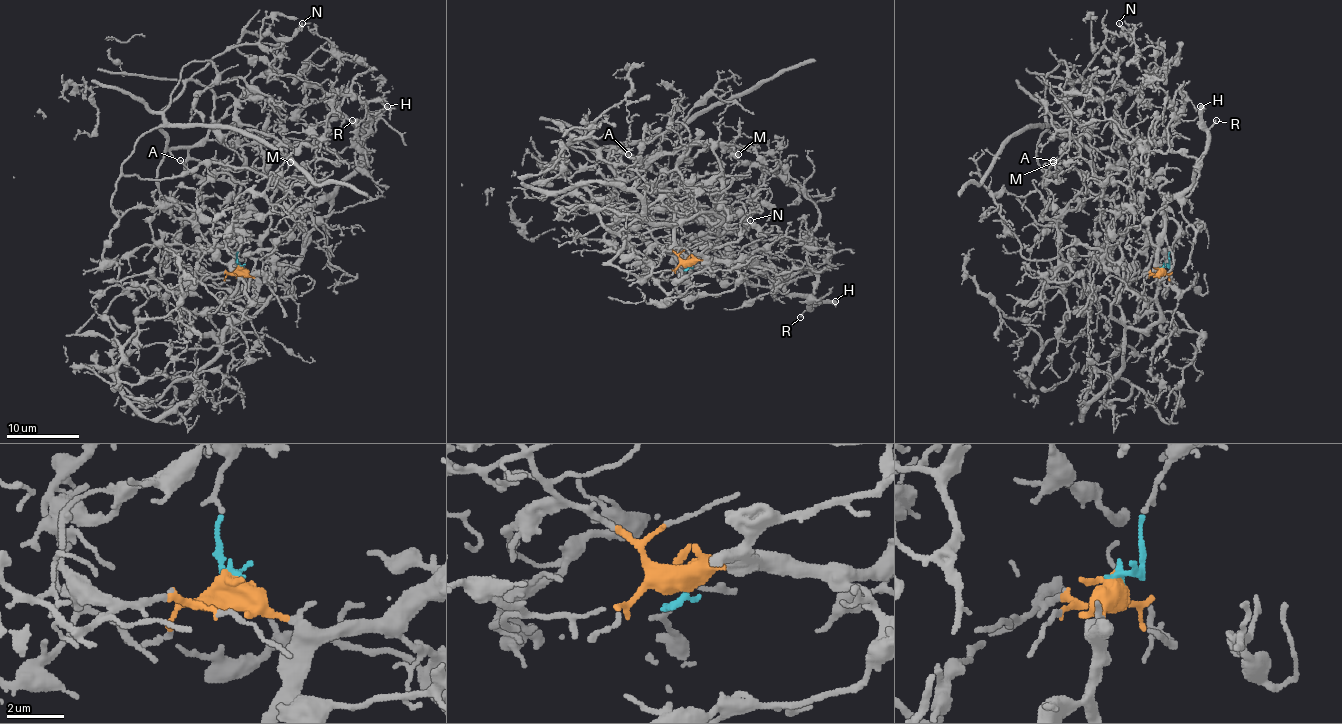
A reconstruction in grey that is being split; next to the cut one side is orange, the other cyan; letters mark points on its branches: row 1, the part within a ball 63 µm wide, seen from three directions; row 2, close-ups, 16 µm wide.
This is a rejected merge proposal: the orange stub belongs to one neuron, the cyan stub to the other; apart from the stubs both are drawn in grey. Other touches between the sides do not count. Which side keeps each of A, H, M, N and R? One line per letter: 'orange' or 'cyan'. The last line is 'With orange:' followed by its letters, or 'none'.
A: cyan
H: orange
M: cyan
N: cyan
R: orange
With orange: H, R

